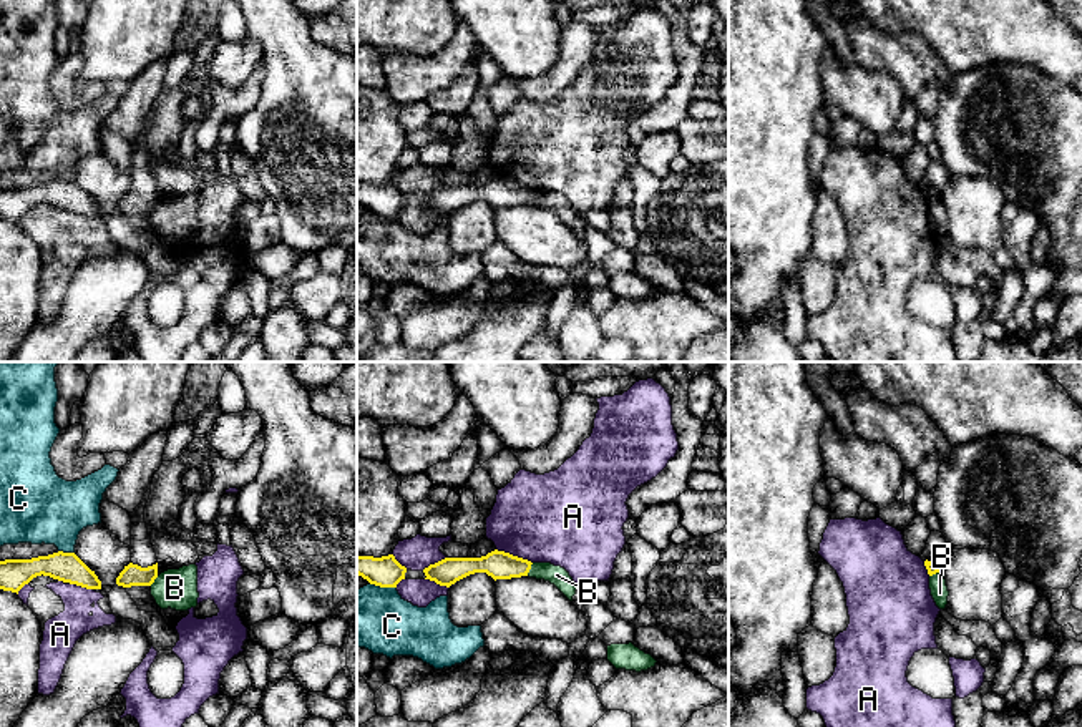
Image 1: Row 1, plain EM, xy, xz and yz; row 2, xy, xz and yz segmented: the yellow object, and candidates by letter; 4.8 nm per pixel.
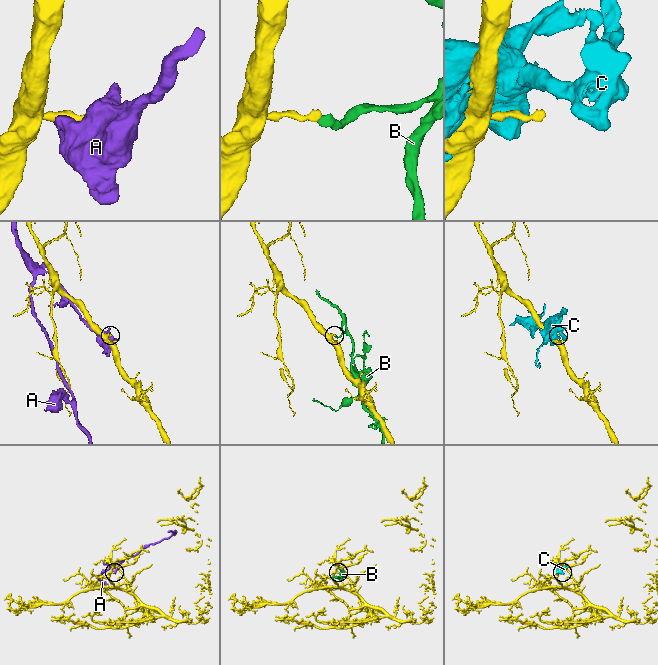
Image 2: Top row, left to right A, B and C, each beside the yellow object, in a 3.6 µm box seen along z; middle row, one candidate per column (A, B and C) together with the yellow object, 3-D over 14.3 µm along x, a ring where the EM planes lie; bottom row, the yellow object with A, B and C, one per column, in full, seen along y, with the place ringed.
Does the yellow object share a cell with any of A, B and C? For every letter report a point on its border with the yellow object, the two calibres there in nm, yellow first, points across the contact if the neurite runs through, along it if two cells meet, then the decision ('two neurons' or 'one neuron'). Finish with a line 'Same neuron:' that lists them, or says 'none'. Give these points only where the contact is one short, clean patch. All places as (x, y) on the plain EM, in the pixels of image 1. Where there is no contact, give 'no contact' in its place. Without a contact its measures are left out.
A: meets yellow in xz at (515, 185); 140 nm thick on the yellow side, 440 nm on the other; two neurons
B: meets yellow in xz at (530, 196); 140 nm thick on the yellow side, 90 nm on the other; border along xz (533, 191), (526, 203); two neurons
C: meets yellow in xy at (67, 181); 140 nm thick on the yellow side, 340 nm on the other; two neurons
Same neuron: none

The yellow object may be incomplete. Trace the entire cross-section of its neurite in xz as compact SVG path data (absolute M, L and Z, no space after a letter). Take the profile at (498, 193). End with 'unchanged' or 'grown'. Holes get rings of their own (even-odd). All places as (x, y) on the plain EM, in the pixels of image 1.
M495 178L481 186L445 186L425 196L423 201L425 207L450 216L475 201L486 201L495 209L528 204L531 193L528 188Z; unchanged

